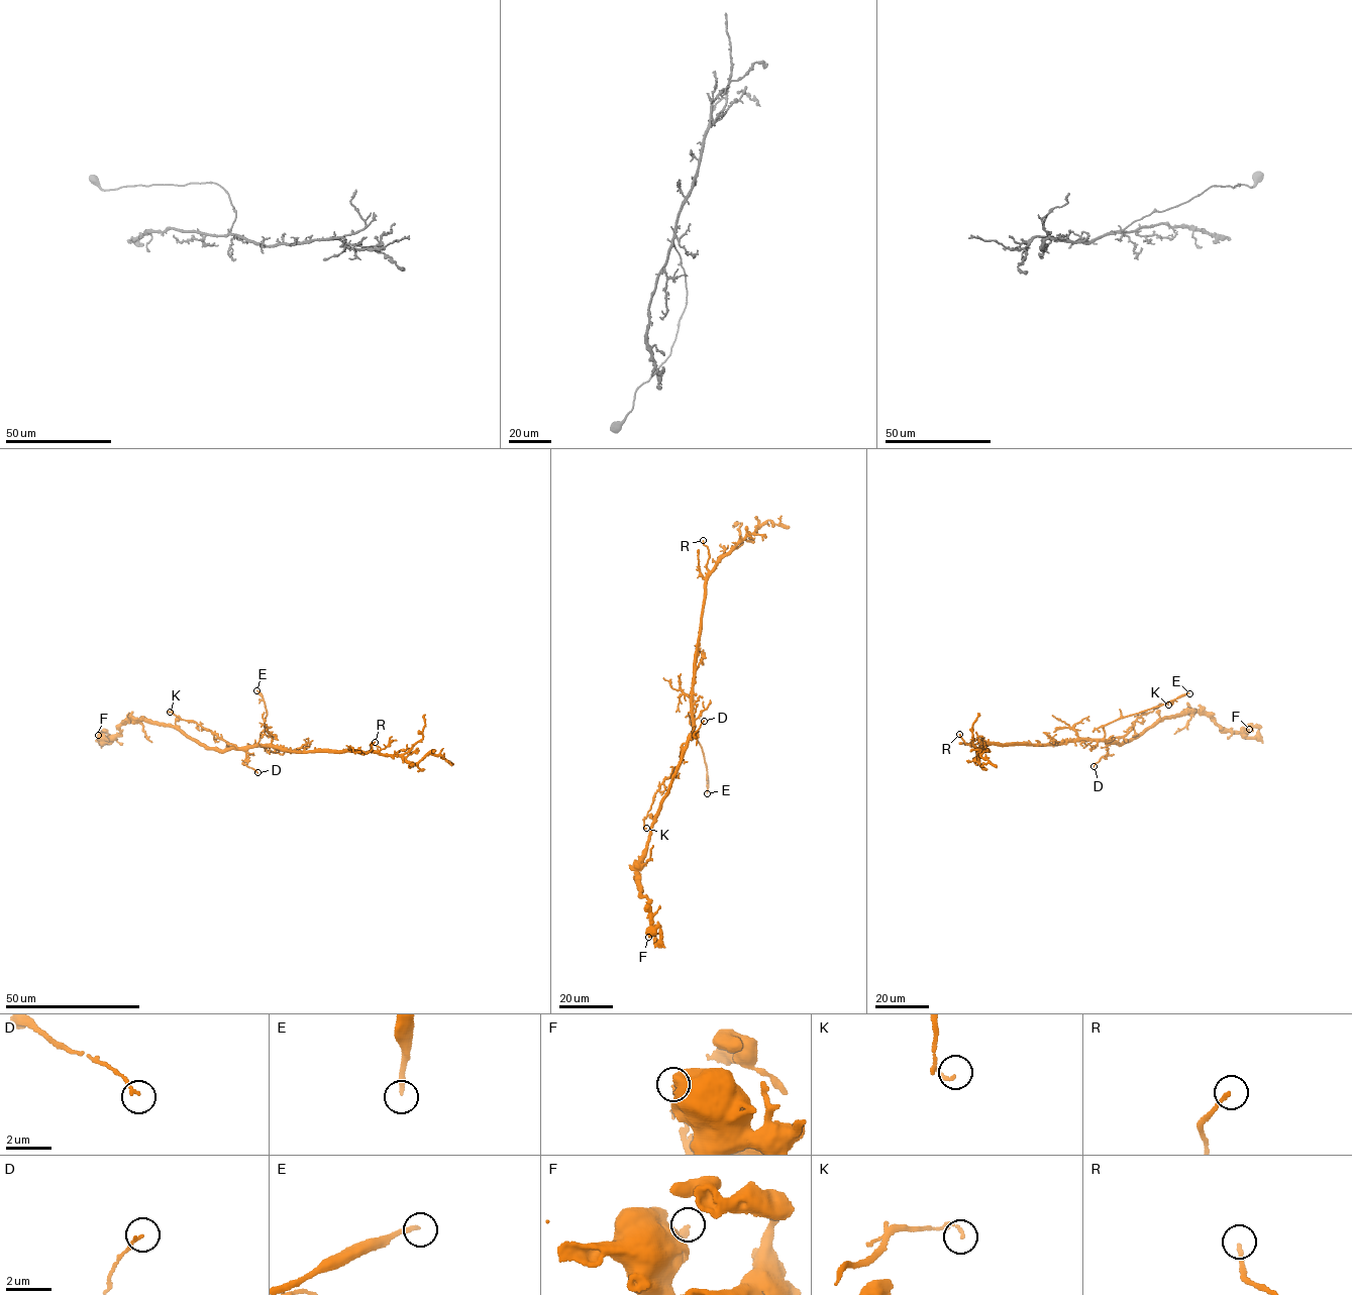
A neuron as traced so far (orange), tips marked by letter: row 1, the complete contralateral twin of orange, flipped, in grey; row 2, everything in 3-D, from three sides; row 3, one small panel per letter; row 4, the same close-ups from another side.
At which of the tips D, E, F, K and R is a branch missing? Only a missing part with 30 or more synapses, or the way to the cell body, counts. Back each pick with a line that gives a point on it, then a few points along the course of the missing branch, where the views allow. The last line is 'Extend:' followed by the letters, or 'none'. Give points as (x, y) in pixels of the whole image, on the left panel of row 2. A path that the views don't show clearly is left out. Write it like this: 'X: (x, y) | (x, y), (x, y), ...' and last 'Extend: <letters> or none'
E: (256, 690) | (256, 690), (236, 686), (163, 704), (143, 702), (128, 712), (119, 703), (109, 710), (96, 710), (81, 694)
Extend: E

